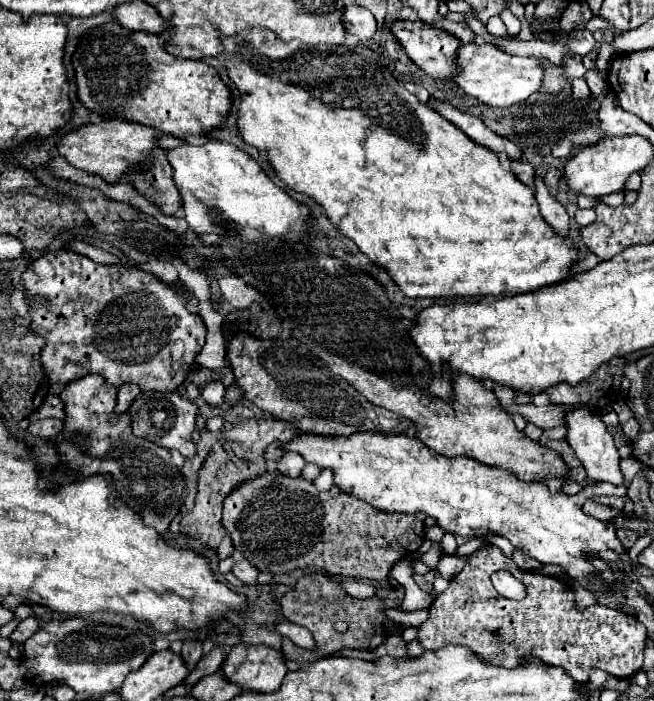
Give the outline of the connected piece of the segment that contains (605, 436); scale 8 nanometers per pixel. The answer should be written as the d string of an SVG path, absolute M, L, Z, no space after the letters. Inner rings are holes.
M580 407L580 409L570 409L566 411L566 441L568 445L574 449L576 457L582 461L588 479L594 481L608 481L614 485L622 485L622 473L620 473L620 459L618 459L618 449L612 441L612 435L608 431L608 427L602 421L602 413L592 411L588 407Z

